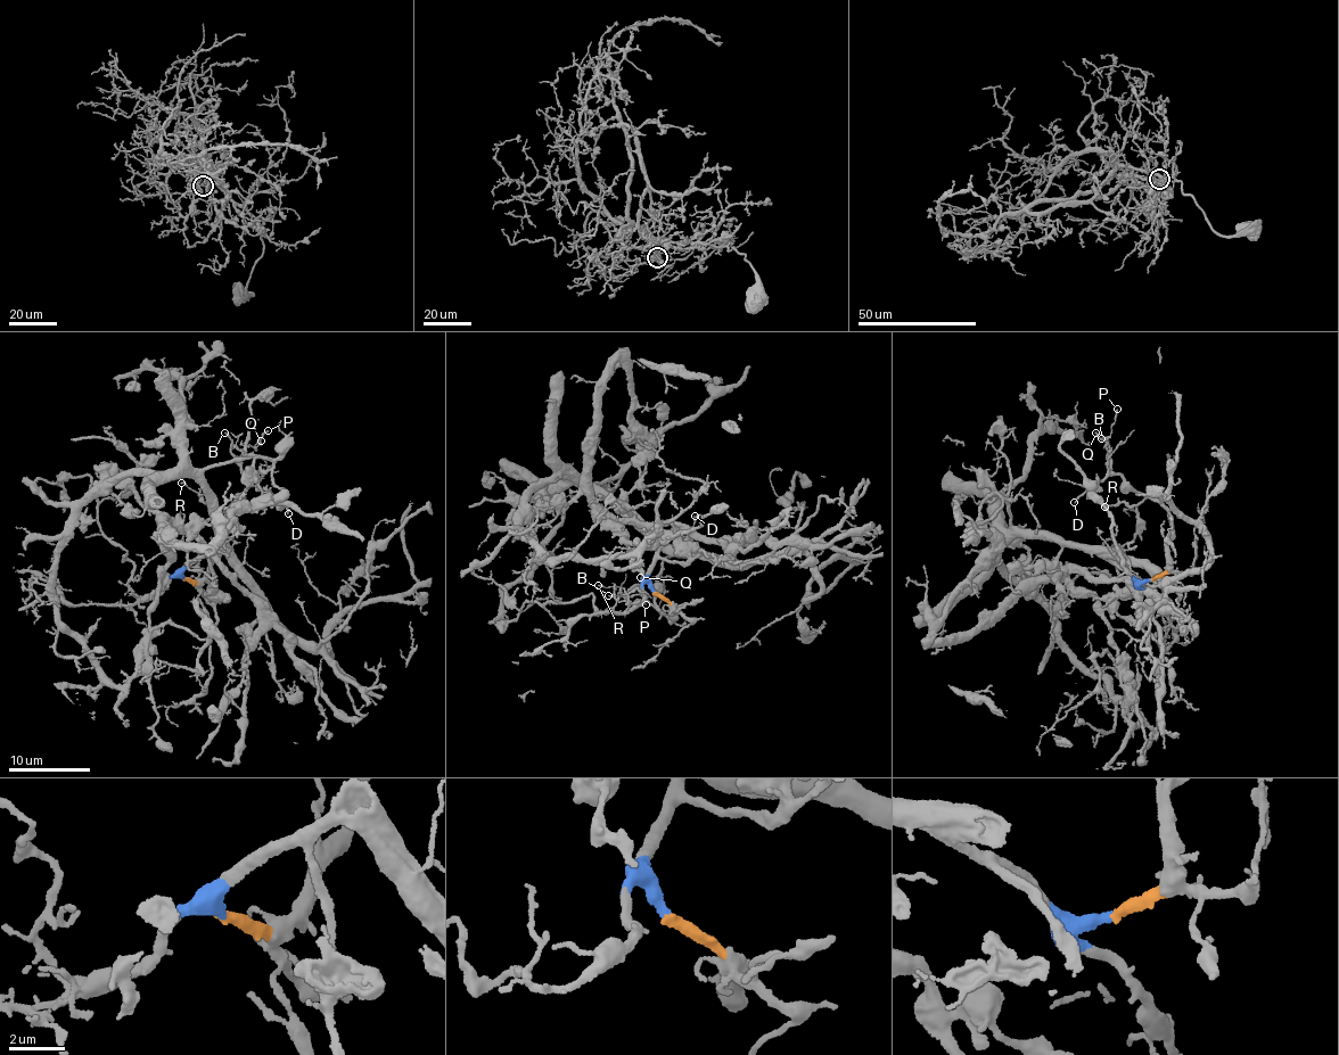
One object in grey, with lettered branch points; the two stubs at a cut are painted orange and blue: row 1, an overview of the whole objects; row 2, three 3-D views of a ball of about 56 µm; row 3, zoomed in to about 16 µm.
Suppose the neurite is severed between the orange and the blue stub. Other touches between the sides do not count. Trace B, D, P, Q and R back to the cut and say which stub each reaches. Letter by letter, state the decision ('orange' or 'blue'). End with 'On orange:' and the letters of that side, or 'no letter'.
B: orange
D: orange
P: orange
Q: orange
R: orange
On orange: B, D, P, Q, R

